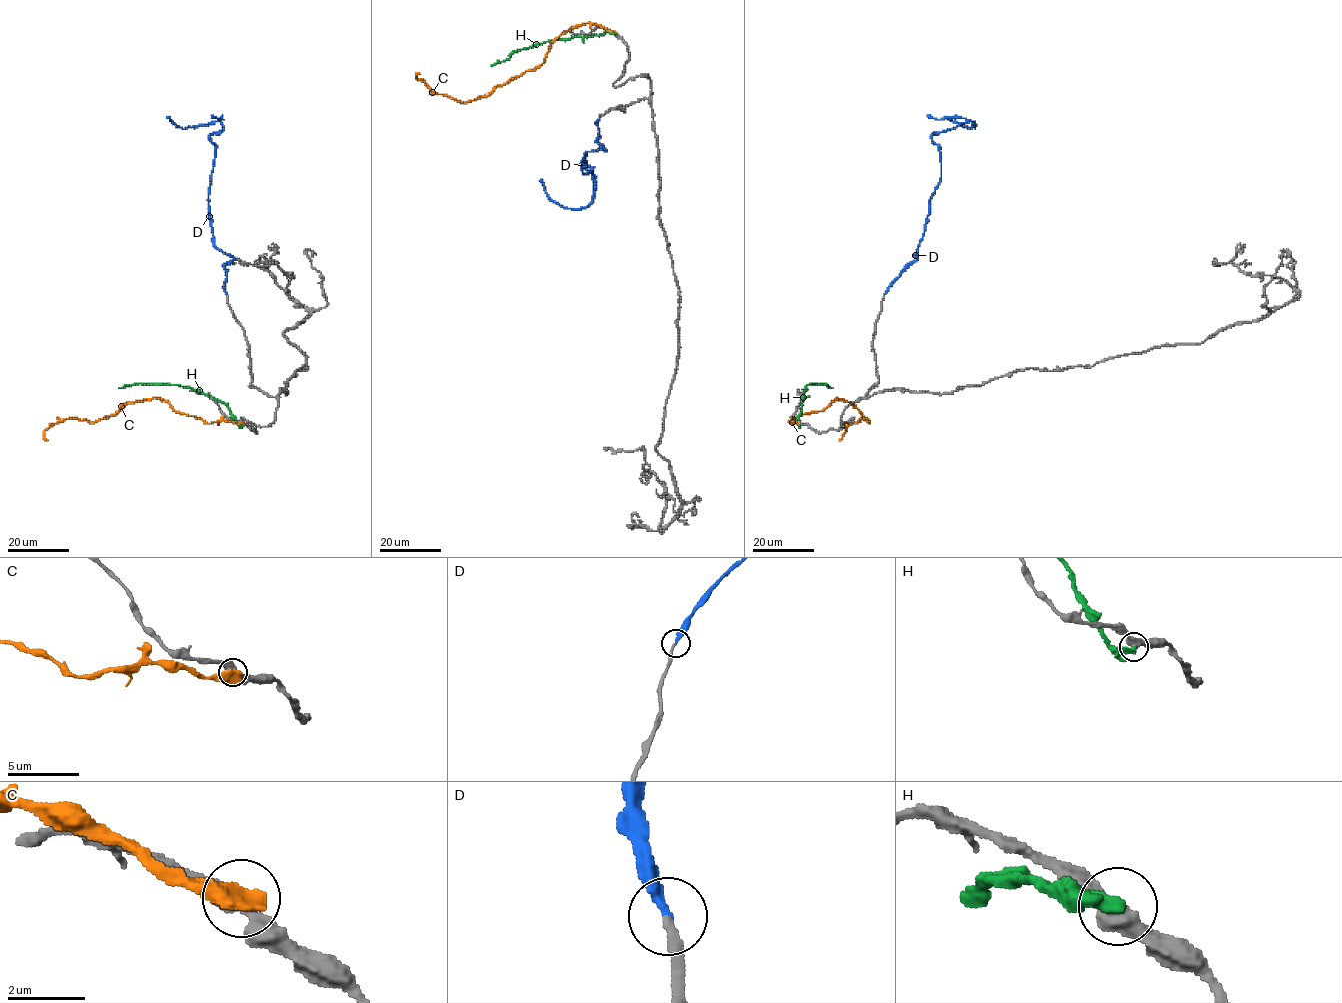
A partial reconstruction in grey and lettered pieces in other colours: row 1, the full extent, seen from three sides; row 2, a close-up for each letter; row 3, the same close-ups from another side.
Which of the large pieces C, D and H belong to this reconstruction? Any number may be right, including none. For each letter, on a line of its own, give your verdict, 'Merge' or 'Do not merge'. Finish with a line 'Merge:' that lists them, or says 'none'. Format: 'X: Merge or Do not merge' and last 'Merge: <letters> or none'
C: Do not merge
D: Merge
H: Do not merge
Merge: D

